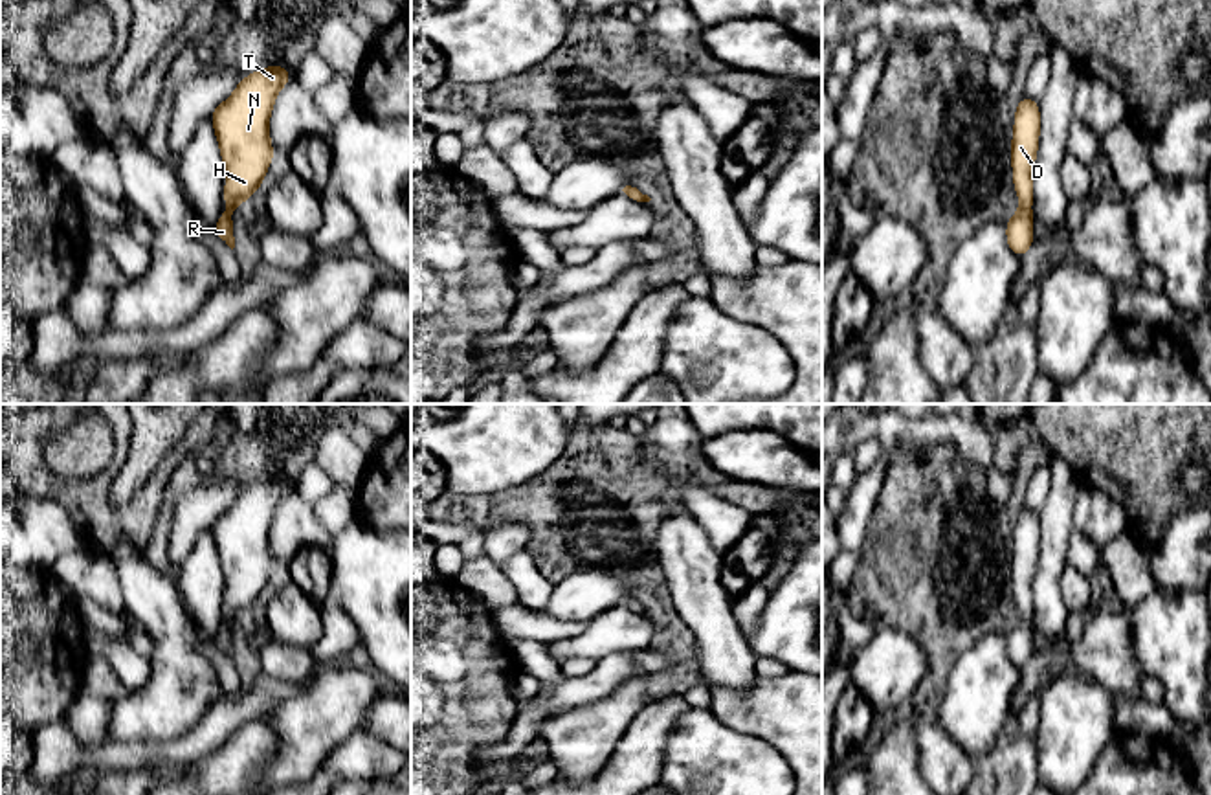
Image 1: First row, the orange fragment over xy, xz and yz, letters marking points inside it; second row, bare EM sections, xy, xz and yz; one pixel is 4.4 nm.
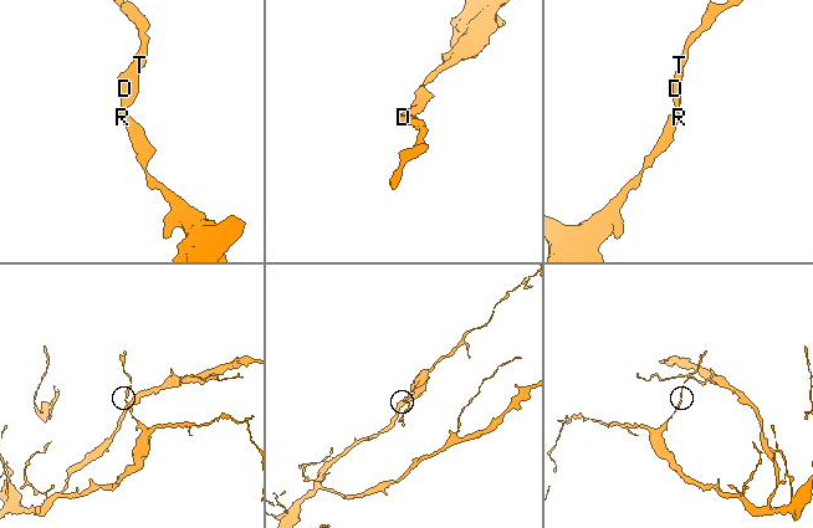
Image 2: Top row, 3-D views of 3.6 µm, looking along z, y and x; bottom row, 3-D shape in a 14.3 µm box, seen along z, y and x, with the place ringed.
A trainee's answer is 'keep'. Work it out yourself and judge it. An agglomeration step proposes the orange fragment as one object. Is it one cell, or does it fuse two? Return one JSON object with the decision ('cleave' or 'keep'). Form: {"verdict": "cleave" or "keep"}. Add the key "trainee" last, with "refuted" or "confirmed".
{"verdict": "keep", "trainee": "confirmed"}

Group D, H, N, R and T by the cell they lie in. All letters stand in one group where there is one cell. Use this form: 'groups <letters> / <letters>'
groups D H N R T

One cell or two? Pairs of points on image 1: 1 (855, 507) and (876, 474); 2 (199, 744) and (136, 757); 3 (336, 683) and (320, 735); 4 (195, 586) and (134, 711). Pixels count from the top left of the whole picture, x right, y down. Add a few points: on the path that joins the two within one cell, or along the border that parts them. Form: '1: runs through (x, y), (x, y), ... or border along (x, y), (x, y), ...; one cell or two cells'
1: runs through (861, 500), (870, 481); one cell
2: runs through (184, 750), (151, 751); one cell
3: runs through (336, 696), (336, 702), (320, 722); one cell
4: border along (173, 579), (189, 619), (210, 638); two cells

